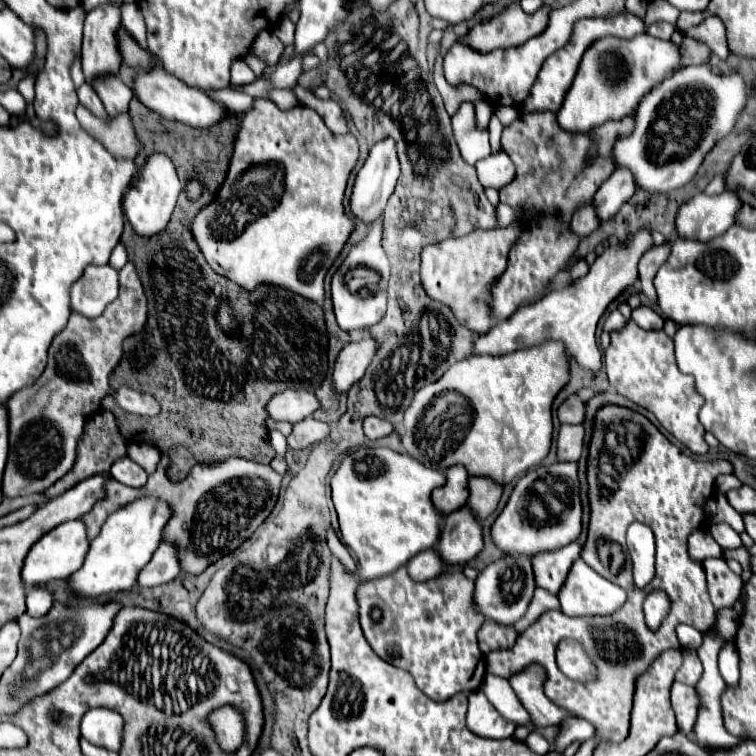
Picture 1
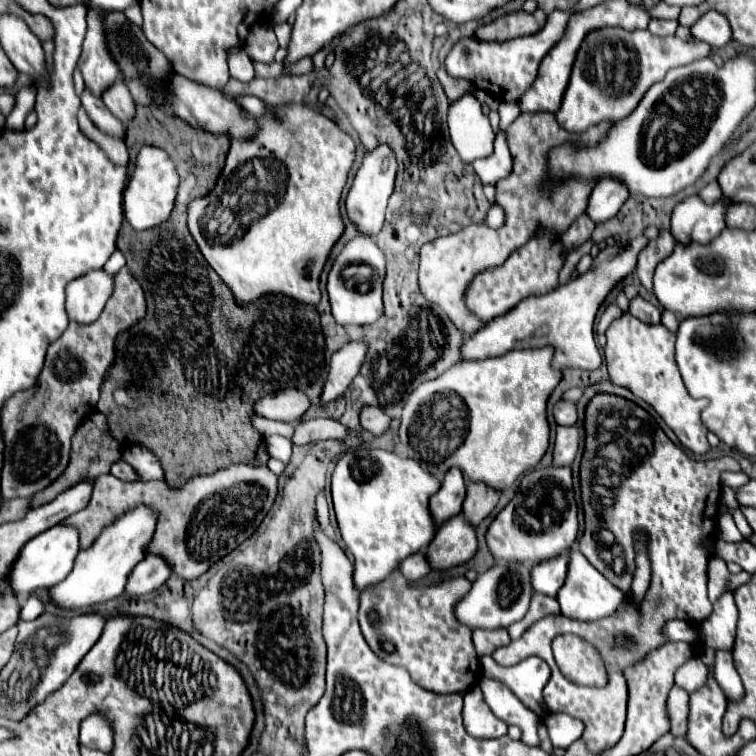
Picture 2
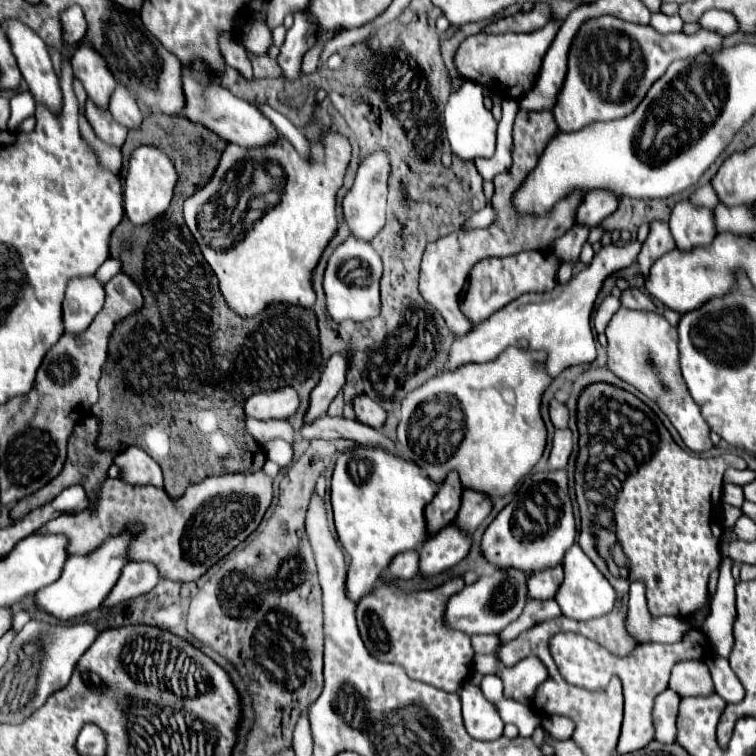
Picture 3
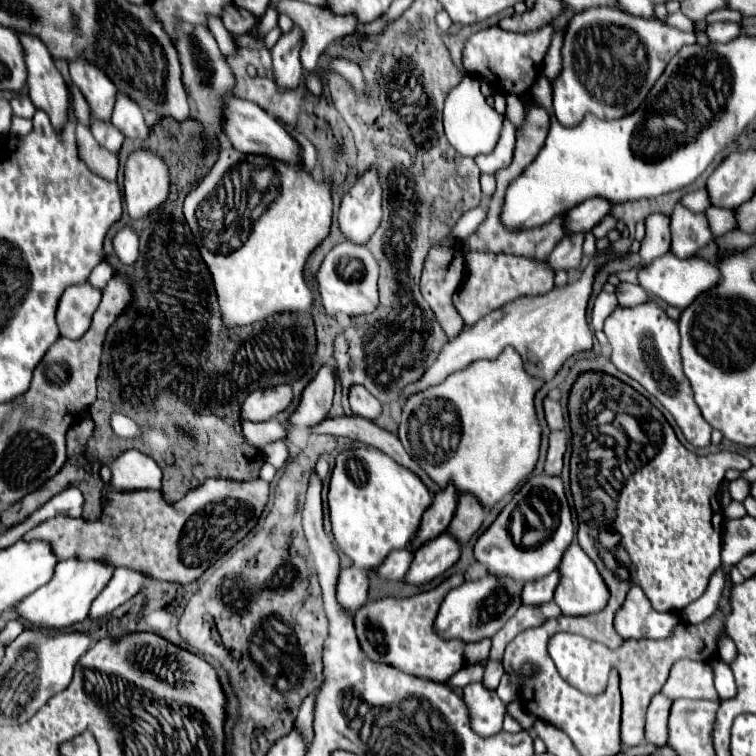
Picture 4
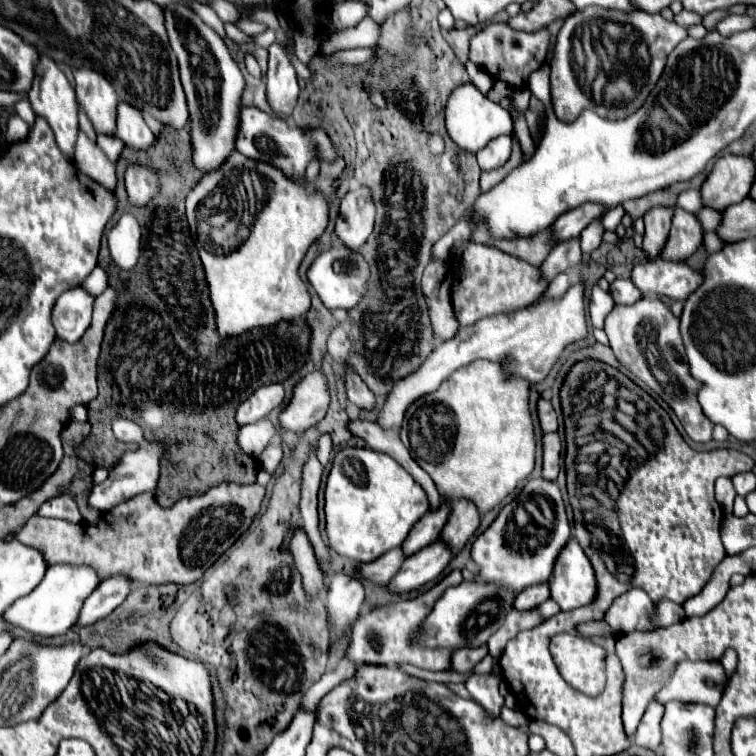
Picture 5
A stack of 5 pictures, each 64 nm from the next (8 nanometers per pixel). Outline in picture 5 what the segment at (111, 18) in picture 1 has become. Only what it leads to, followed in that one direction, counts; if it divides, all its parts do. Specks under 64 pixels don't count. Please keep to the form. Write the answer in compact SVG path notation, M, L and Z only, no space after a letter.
M88 68L72 70L76 80L76 96L82 104L84 112L92 120L94 128L102 134L114 134L116 132L116 106L118 96L112 84L104 80L98 72L92 72Z

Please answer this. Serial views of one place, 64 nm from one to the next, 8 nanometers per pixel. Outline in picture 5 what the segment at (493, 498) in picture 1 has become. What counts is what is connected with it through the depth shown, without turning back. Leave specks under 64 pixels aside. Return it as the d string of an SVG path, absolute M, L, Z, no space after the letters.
M456 500L452 502L452 512L440 538L450 544L454 554L458 554L458 550L462 550L462 546L470 540L470 536L478 530L478 526L480 512L472 504L472 500Z

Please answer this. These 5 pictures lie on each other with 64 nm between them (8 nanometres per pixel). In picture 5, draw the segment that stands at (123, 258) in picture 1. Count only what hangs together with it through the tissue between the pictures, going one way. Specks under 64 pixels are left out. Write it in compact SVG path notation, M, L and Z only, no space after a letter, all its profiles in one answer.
M96 266L96 268L92 270L92 274L84 280L82 286L84 286L90 294L100 296L100 292L104 292L104 288L108 286L108 274L104 274L104 268Z

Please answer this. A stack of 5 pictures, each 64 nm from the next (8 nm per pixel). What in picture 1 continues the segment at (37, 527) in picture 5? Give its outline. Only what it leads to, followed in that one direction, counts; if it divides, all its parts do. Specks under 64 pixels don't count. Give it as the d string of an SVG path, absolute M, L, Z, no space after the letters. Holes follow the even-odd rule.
M162 456L156 472L150 474L148 484L144 488L130 488L112 480L108 498L102 500L98 506L94 506L92 512L82 516L82 522L86 524L86 530L88 530L88 538L90 540L96 538L106 518L118 508L122 508L124 504L144 494L156 496L170 502L170 506L174 508L174 516L164 528L162 540L168 540L176 548L180 548L180 564L184 572L200 574L212 562L230 554L244 540L252 536L252 532L272 512L278 500L280 484L282 484L282 474L278 474L270 464L260 464L260 462L238 458L238 456L230 456L224 462L196 464L182 482L172 482L168 478L168 468L170 468L170 460ZM200 496L202 496L202 512L198 512Z

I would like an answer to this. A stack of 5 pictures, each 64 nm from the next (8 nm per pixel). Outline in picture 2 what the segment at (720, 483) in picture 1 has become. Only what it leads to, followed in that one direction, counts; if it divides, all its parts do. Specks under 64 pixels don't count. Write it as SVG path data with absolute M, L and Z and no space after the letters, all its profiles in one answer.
M724 472L720 476L720 482L722 482L722 486L728 486L728 488L740 488L748 482L748 476L744 472L736 472L736 474L734 472Z

